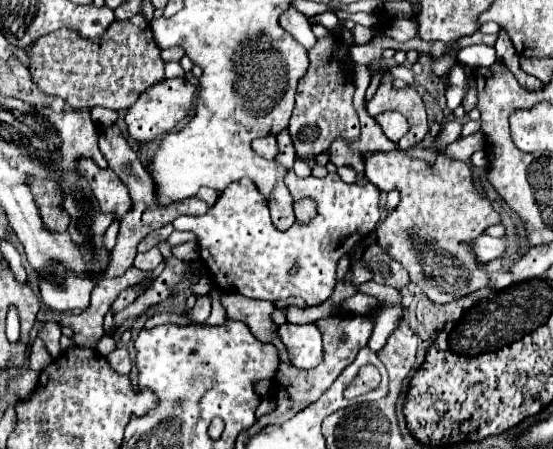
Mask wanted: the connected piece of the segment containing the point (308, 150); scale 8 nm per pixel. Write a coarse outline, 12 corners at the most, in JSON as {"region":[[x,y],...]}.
{"region":[[338,39],[308,51],[290,137],[312,159],[334,139],[358,139],[354,75]]}

